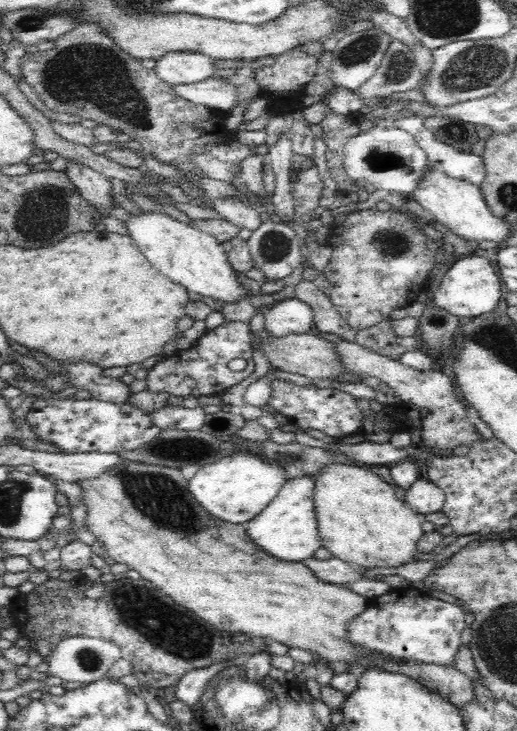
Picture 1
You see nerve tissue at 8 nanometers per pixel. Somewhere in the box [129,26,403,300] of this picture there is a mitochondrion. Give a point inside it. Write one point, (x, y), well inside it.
(360, 51)

